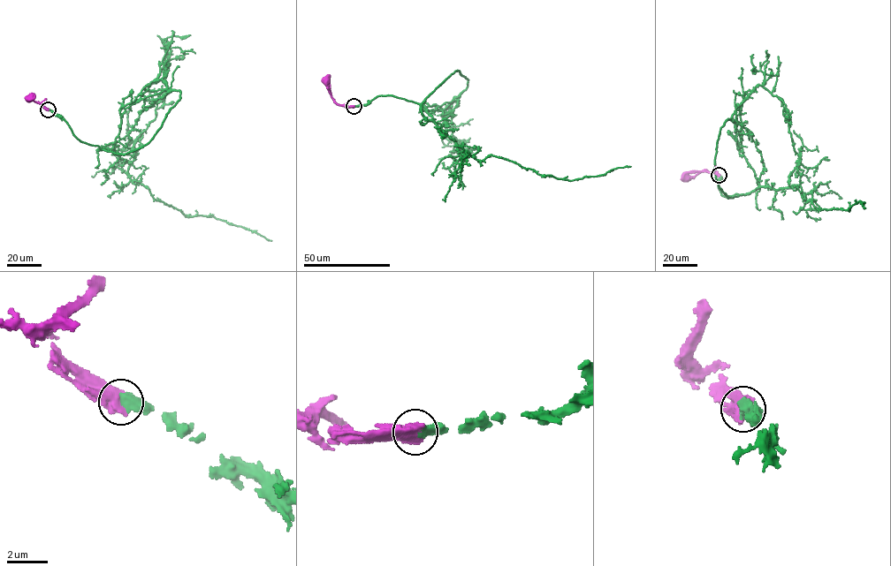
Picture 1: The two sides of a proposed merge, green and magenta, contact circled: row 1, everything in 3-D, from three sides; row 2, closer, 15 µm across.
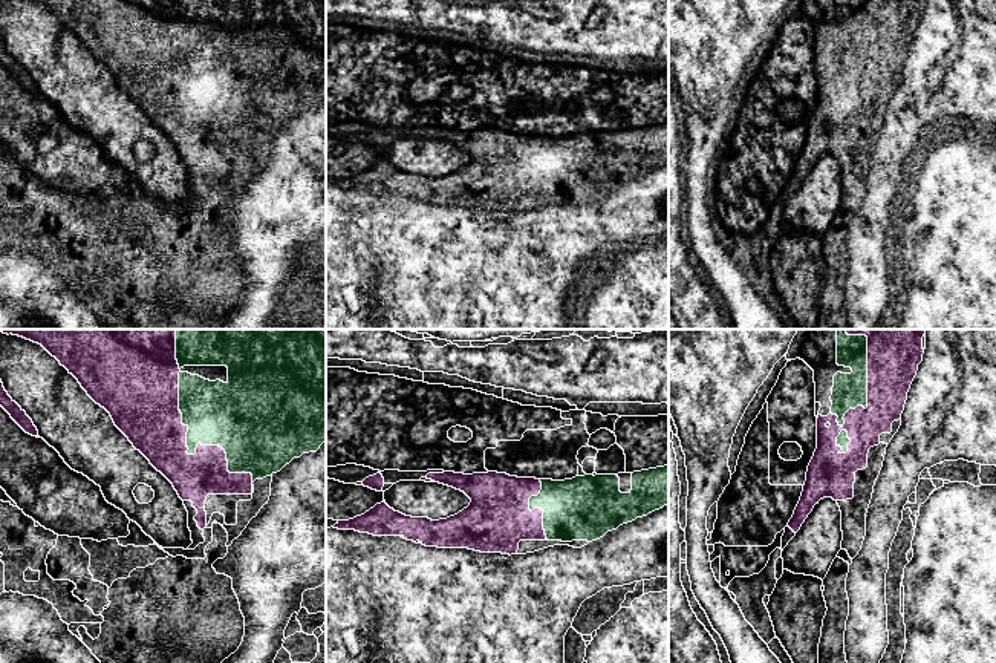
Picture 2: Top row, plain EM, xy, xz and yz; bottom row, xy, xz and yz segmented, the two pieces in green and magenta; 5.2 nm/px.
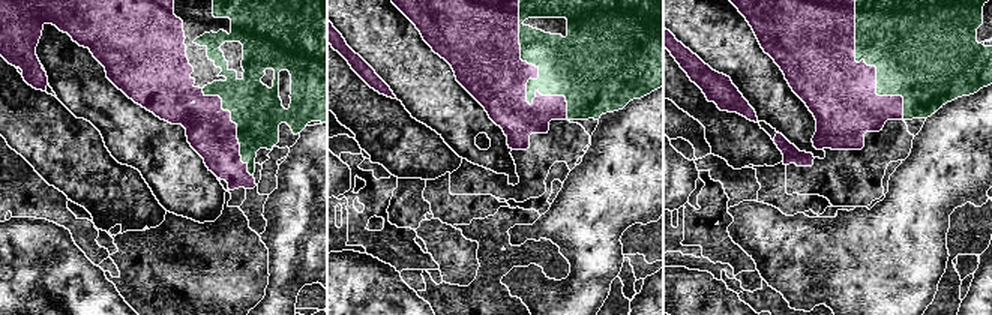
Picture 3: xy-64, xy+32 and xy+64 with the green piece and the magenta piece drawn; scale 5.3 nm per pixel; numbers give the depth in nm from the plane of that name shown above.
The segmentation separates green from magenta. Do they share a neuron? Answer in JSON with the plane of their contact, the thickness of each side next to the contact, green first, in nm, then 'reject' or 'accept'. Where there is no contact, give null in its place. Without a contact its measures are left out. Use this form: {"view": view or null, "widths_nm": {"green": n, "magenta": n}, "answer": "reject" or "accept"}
{"view": "xy", "widths_nm": {"green": 340, "magenta": 340}, "answer": "accept"}

